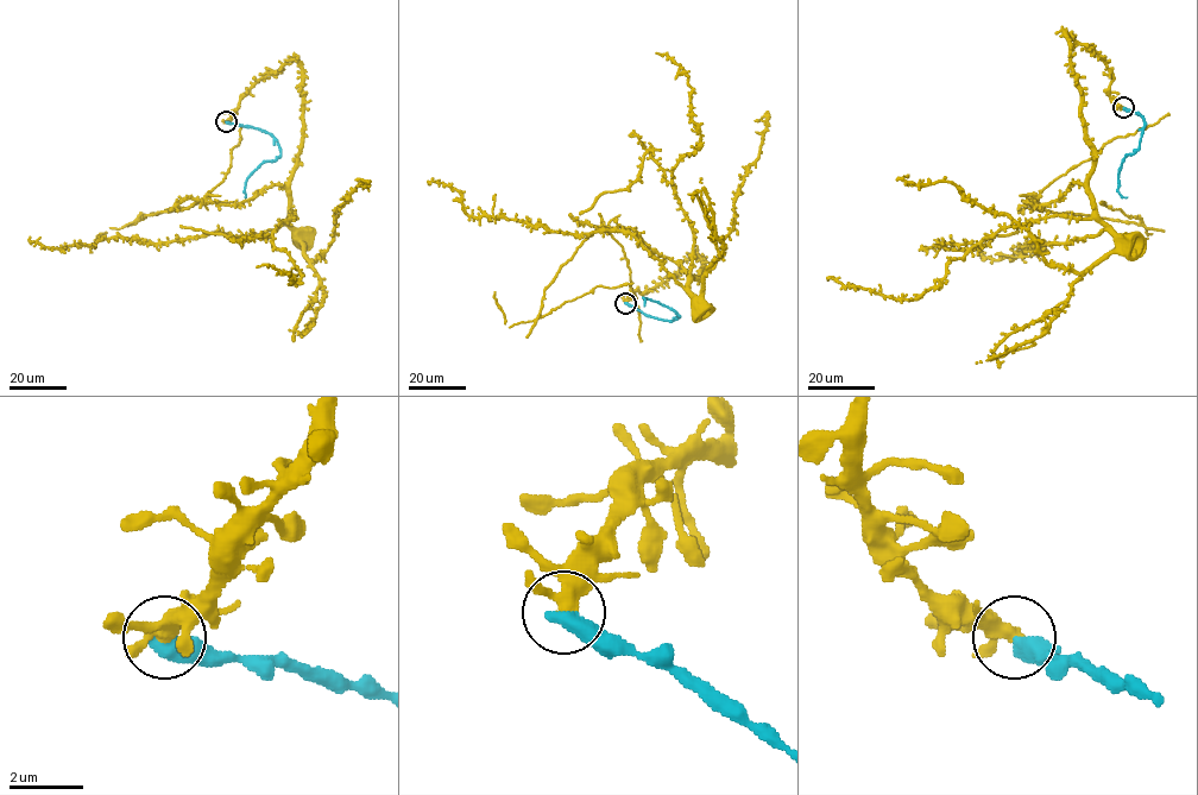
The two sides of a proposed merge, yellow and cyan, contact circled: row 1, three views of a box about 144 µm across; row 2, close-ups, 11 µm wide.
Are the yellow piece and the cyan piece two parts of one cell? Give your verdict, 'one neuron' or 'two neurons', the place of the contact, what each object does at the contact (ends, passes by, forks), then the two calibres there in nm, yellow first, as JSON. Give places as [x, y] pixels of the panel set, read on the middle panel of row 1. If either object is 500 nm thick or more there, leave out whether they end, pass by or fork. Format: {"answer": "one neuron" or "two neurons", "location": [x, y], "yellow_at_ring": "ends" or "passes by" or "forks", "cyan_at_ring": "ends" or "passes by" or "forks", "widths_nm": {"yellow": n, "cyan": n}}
{"answer": "two neurons", "location": [625, 303], "widths_nm": {"yellow": 360, "cyan": 500}}

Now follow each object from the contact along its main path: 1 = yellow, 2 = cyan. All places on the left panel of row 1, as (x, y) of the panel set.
1: (227, 121), (259, 80), (296, 62), (302, 142), (289, 183), (289, 213), (290, 224), (307, 235)
2: (227, 121), (264, 131), (279, 147), (281, 155), (275, 161), (262, 163), (248, 177), (245, 197)

